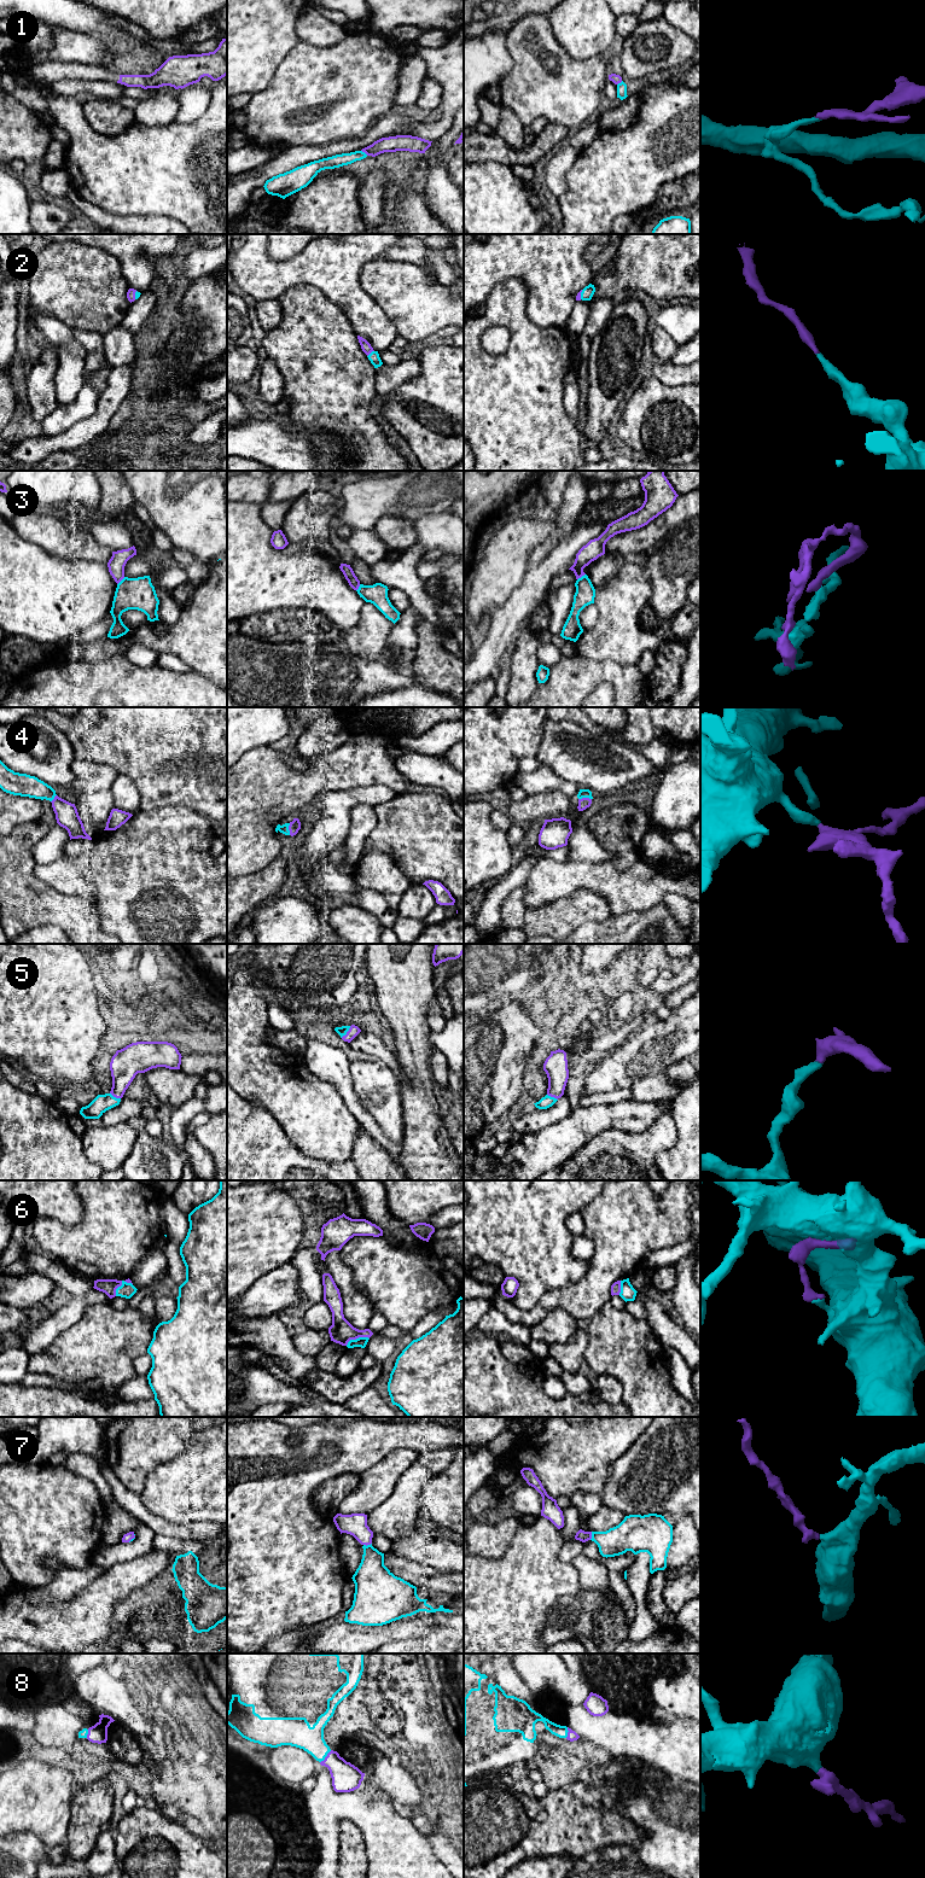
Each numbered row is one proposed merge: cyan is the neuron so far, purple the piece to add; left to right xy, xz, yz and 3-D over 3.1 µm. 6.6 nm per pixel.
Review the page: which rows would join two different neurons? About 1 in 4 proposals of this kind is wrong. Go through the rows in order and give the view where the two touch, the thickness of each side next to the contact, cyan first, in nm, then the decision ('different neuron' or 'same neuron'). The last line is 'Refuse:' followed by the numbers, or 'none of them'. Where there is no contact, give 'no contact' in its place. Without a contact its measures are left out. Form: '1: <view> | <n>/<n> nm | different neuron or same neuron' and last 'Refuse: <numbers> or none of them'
1: xz | 90/110 nm | different neuron
2: xz | 70/70 nm | same neuron
3: yz | 130/120 nm | different neuron
4: yz | 60/70 nm | same neuron
5: xz | 70/70 nm | same neuron
6: xy | 100/100 nm | same neuron
7: xz | 260/150 nm | same neuron
8: xz | 190/190 nm | same neuron
Refuse: 1, 3

